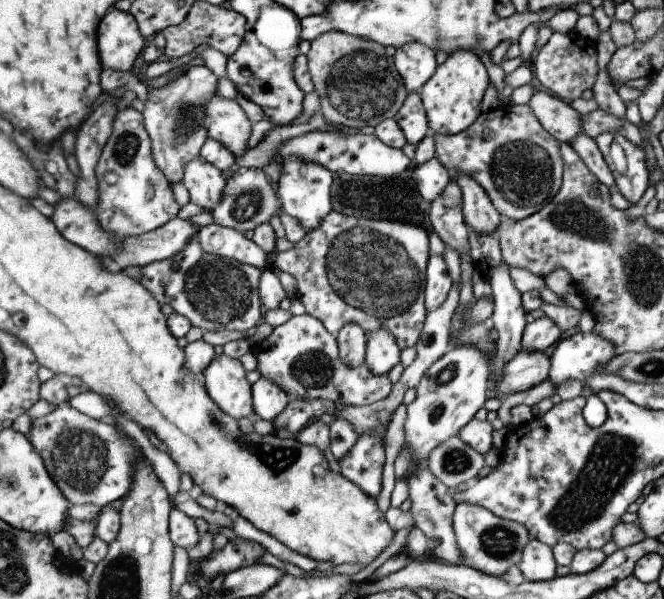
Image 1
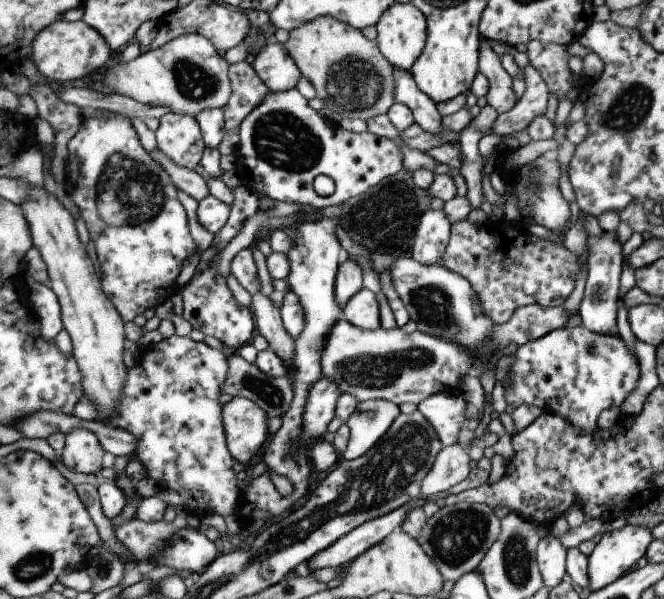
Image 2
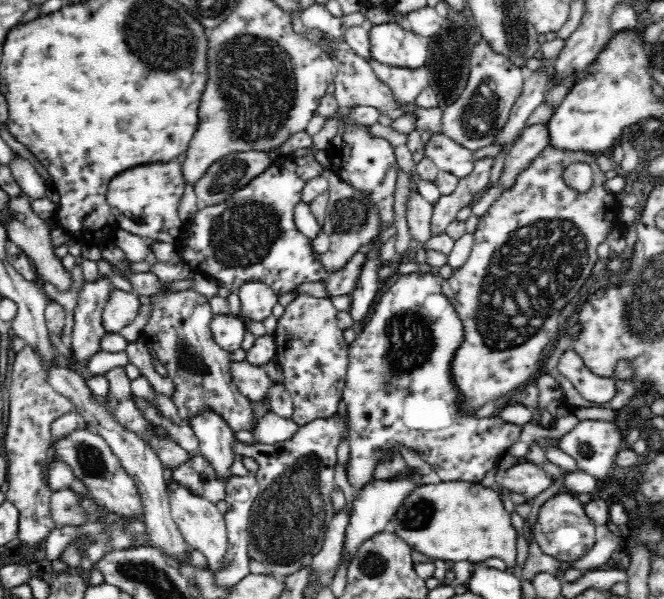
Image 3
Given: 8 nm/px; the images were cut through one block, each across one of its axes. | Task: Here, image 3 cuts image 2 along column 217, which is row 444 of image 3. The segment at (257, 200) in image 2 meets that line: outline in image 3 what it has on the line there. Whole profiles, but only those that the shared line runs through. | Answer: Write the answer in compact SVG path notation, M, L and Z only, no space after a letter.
M336 414L300 426L294 438L278 444L234 444L238 458L250 456L258 462L254 476L260 492L248 518L248 556L264 564L272 576L286 578L310 566L314 556L322 552L326 530L336 514L332 506L332 488L336 486L334 472L338 464L336 450L346 434L346 416Z

